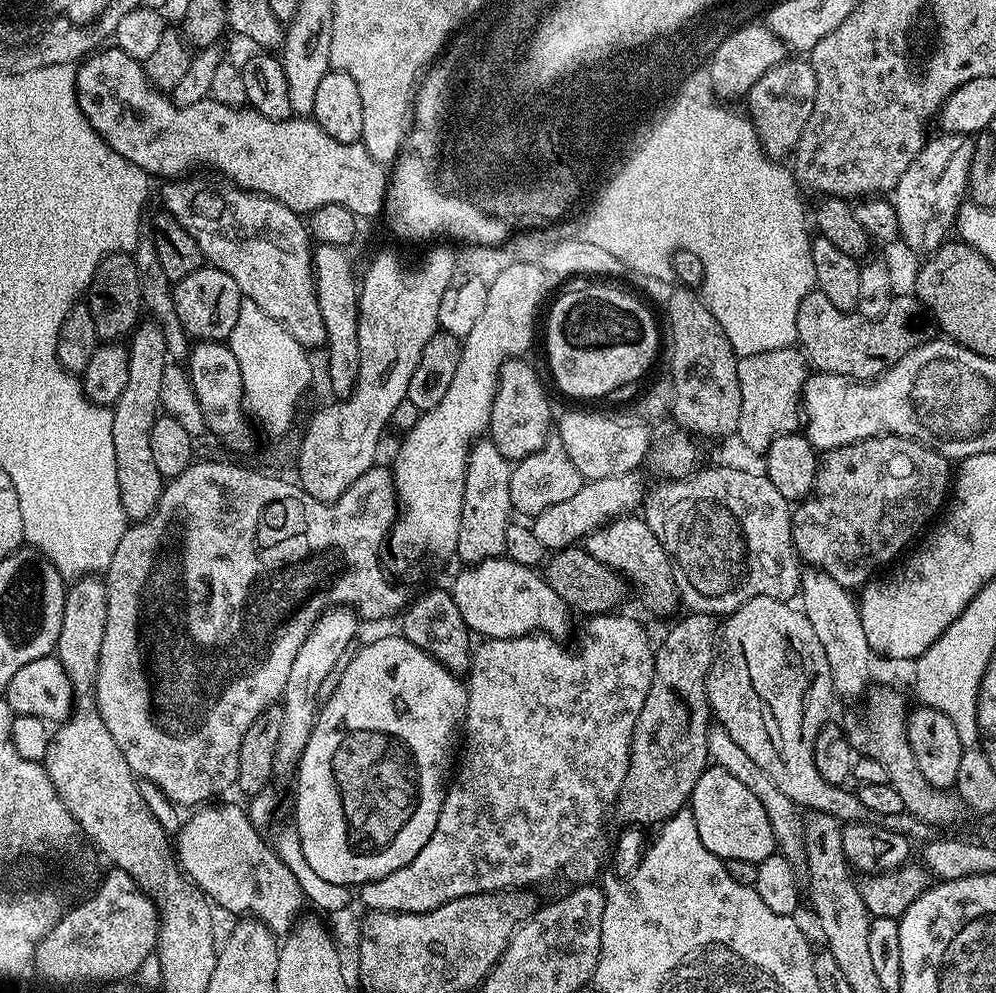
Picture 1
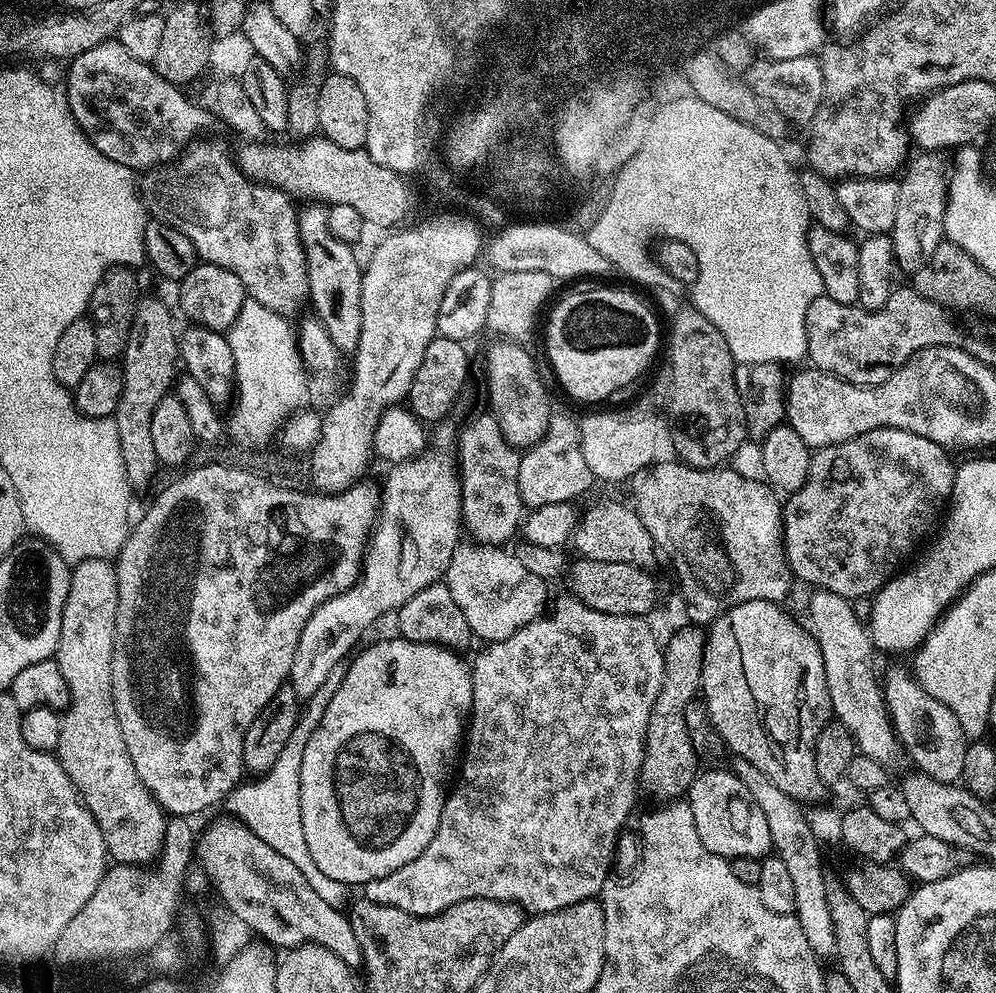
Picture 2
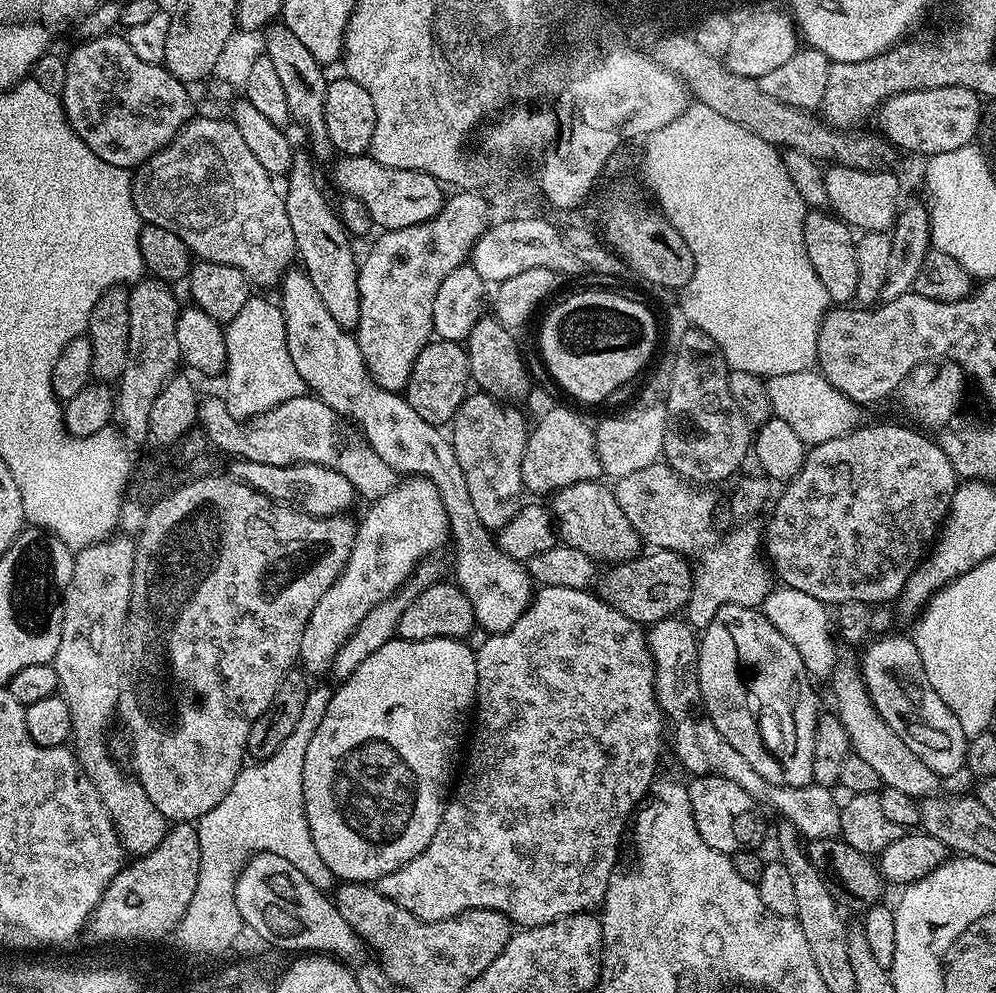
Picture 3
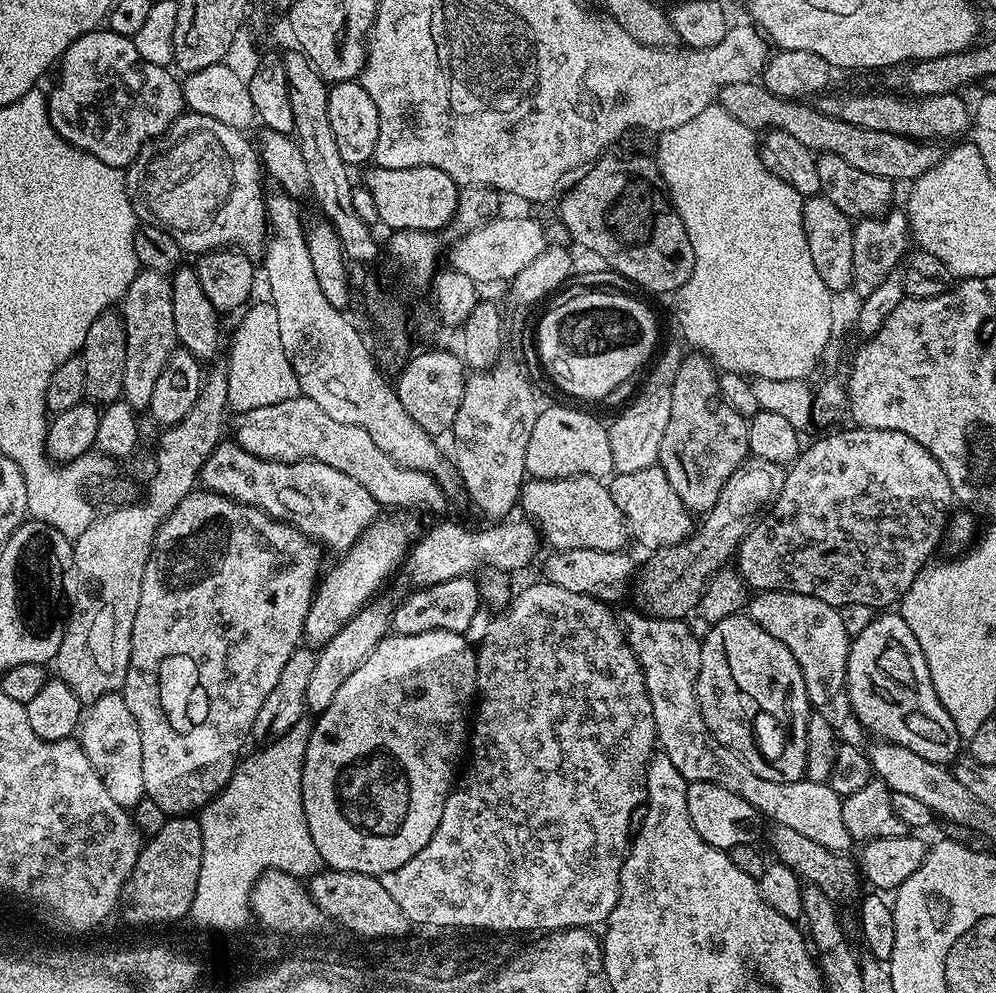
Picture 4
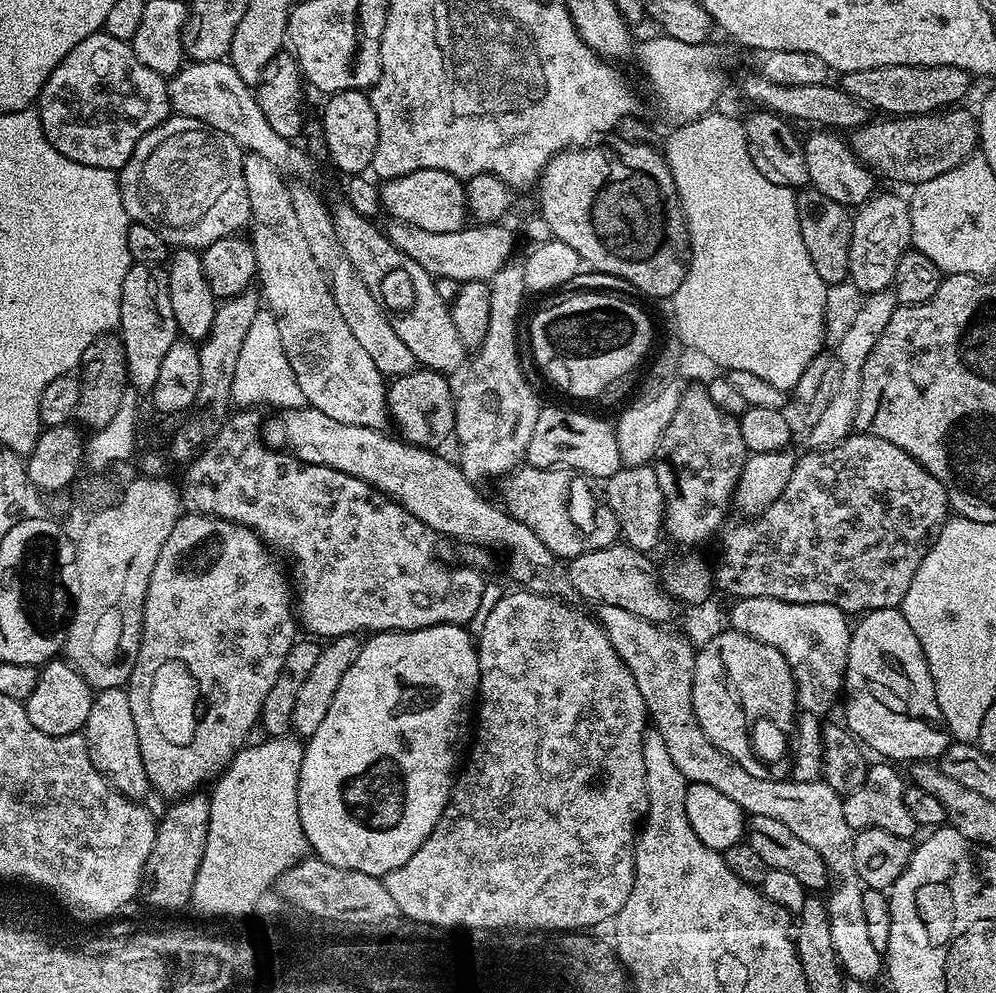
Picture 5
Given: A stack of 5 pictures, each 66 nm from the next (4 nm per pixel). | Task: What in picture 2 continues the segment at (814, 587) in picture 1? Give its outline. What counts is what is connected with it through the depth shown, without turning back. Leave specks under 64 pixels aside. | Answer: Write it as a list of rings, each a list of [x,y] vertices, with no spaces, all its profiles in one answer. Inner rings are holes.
[[[823,590],[813,591],[808,600],[808,614],[812,618],[812,629],[816,645],[820,647],[822,662],[826,670],[826,686],[832,699],[835,719],[840,720],[850,730],[856,740],[859,755],[869,756],[882,765],[896,756],[898,741],[891,719],[885,711],[881,681],[876,680],[872,669],[874,645],[866,631],[863,619],[856,617],[851,603],[844,597]]]

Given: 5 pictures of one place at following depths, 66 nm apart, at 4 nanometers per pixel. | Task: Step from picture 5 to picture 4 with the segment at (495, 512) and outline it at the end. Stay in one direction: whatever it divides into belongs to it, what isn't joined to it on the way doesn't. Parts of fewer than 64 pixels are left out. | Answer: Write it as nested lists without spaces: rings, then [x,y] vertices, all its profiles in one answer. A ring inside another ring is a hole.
[[[303,394],[286,398],[286,402],[274,402],[274,406],[258,406],[255,410],[239,413],[235,419],[235,443],[258,458],[277,460],[283,464],[296,464],[299,460],[317,460],[319,464],[334,466],[334,470],[342,470],[342,474],[347,474],[349,478],[354,478],[354,482],[359,482],[370,493],[370,498],[374,498],[377,504],[388,510],[425,508],[428,512],[440,512],[444,507],[449,507],[448,497],[440,489],[440,483],[429,472],[414,470],[394,462],[394,458],[390,458],[386,450],[380,450],[374,438],[370,438],[370,434],[362,430],[362,426],[350,426],[350,422],[337,422],[336,419],[330,418],[330,414],[322,411],[322,406],[318,406],[318,402],[306,398]]]

